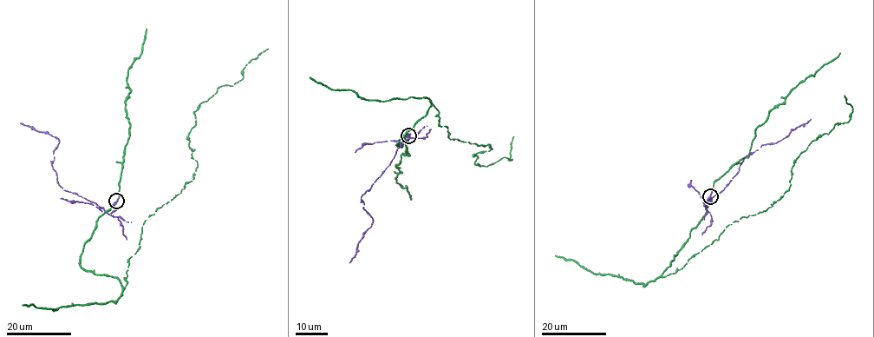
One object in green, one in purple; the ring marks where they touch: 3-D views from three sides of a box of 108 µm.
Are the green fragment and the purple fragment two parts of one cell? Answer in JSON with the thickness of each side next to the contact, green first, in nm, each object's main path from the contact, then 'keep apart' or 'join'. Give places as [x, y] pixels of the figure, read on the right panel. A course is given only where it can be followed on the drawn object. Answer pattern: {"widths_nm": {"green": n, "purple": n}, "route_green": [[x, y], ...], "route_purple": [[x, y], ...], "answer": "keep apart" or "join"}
{"widths_nm": {"green": 150, "purple": 400}, "route_green": [[710, 197], [662, 277], [727, 226], [780, 198], [796, 158], [848, 122], [844, 95]], "route_purple": [[710, 196], [707, 208], [747, 155], [788, 136], [811, 119]], "answer": "keep apart"}

